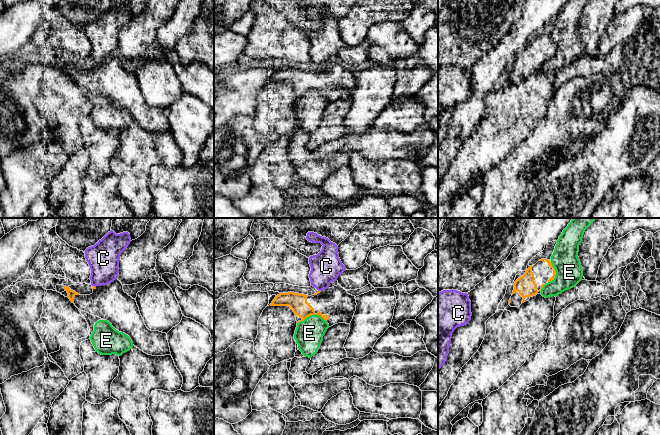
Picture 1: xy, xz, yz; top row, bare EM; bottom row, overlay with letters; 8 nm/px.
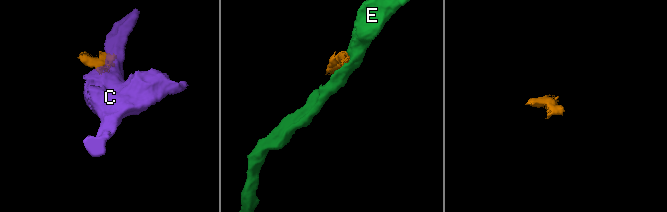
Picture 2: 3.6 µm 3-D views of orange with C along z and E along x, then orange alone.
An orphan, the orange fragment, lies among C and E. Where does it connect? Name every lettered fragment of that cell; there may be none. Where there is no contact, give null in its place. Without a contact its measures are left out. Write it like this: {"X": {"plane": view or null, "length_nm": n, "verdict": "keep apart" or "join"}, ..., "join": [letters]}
{"C": {"plane": "xy", "length_nm": 30, "verdict": "keep apart"}, "E": {"plane": "xz", "length_nm": 240, "verdict": "keep apart"}, "join": []}

